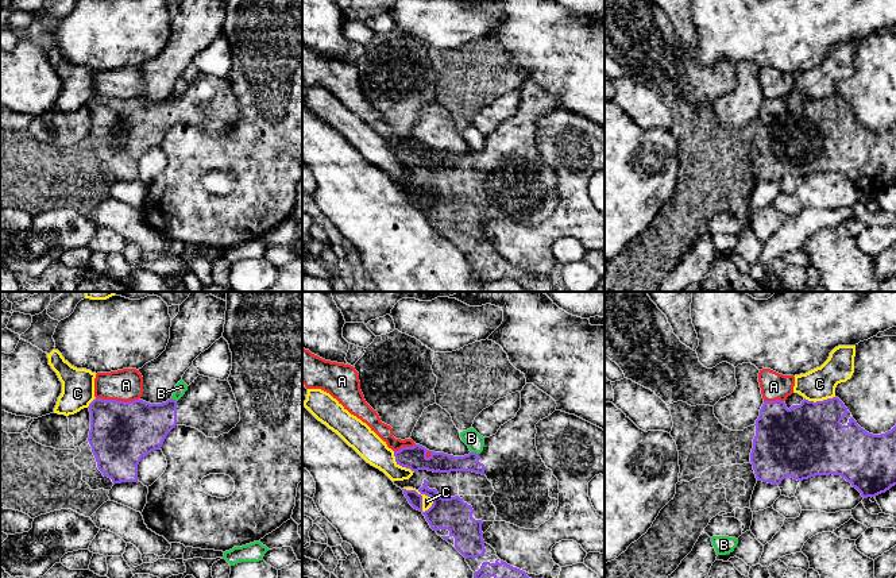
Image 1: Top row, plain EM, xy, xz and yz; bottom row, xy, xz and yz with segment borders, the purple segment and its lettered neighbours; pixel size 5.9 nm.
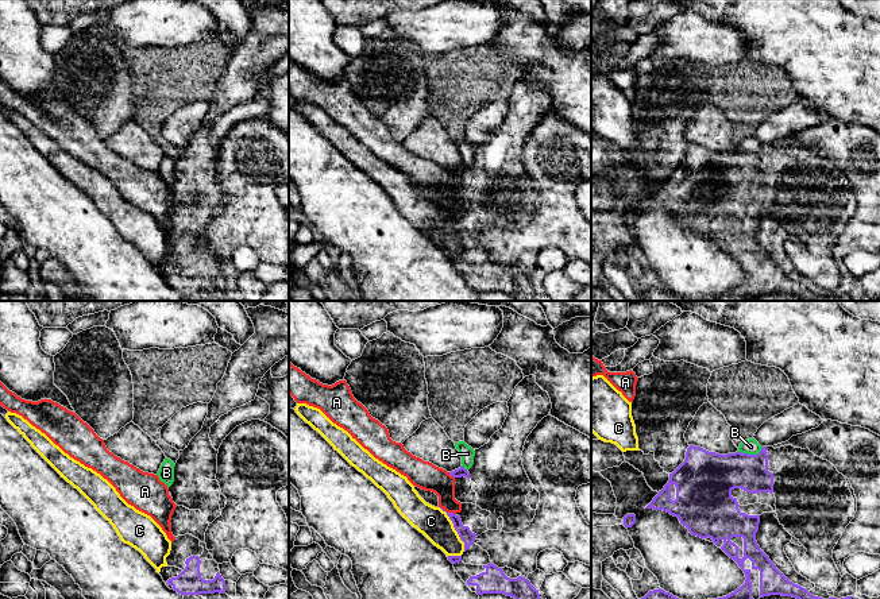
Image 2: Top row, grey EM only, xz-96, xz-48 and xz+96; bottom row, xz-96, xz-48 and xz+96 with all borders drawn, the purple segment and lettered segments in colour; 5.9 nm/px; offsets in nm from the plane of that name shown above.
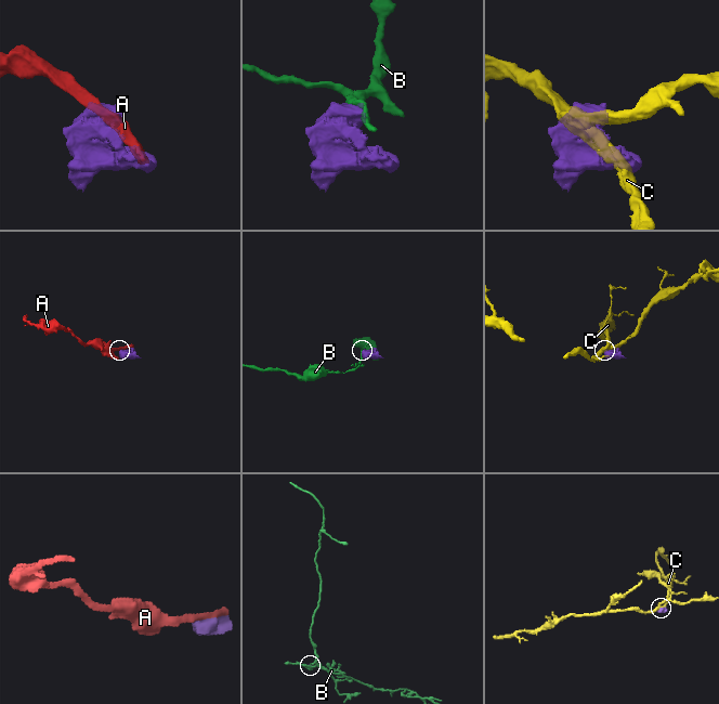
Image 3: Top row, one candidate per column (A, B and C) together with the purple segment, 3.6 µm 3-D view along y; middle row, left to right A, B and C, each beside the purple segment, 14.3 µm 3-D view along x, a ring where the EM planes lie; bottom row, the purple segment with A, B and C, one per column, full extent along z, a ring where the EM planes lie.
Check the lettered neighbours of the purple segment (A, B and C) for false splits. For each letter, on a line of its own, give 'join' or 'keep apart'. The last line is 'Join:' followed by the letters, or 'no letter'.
A: keep apart
B: keep apart
C: keep apart
Join: no letter

